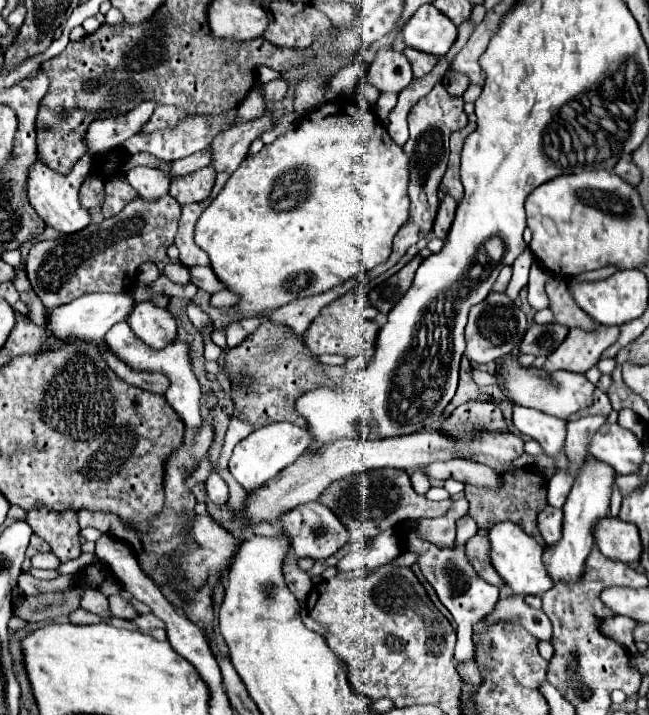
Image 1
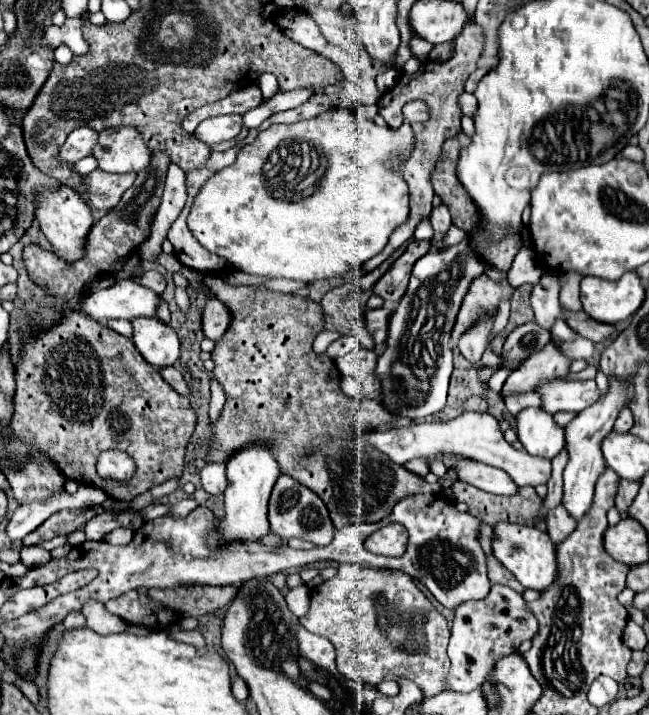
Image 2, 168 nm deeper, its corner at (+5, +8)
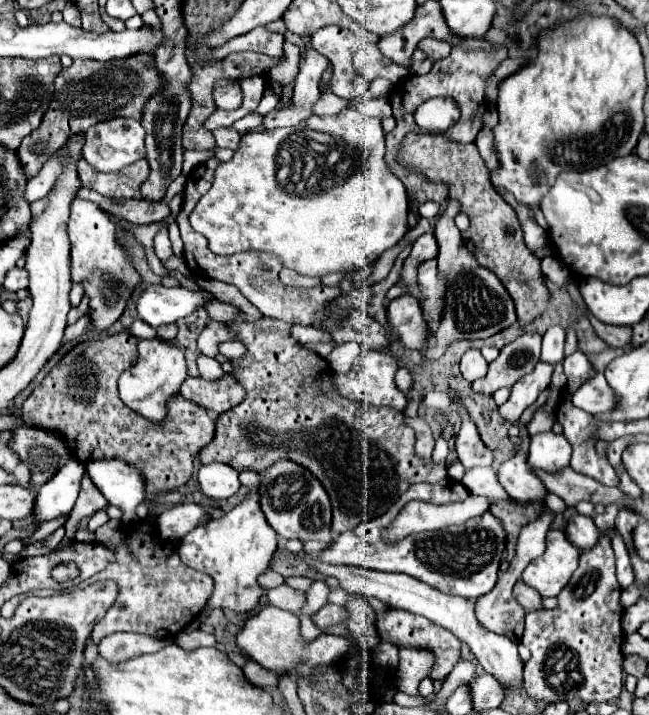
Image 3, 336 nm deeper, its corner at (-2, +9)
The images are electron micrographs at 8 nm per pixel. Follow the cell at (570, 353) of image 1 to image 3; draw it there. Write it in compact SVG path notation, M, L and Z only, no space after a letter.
M539 361L529 375L521 377L521 379L513 385L509 401L499 407L501 417L505 417L505 421L509 421L509 423L517 423L519 417L521 417L521 413L523 413L531 403L535 403L535 399L539 397L539 393L541 393L543 389L549 387L551 373L553 373L553 365L545 365L545 363Z

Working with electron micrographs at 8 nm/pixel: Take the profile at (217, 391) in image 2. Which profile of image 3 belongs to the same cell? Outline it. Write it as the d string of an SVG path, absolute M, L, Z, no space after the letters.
M199 355L199 357L197 357L197 367L199 367L199 373L201 373L203 379L215 381L215 379L223 377L221 365L219 365L215 359L209 359L209 357L205 357L205 355Z

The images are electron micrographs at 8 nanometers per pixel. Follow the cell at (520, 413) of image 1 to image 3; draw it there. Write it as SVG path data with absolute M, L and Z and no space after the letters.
M547 431L531 437L527 463L533 469L559 473L563 467L569 465L569 459L571 459L571 445L569 441L565 441L563 435L555 435L553 431Z

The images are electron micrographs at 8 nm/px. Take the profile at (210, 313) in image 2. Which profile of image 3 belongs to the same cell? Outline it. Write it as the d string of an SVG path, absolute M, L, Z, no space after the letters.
M209 319L209 325L203 329L203 333L197 339L197 347L201 349L203 355L217 357L219 345L225 343L225 341L235 341L235 339L237 339L237 335L233 331L229 331L225 325Z

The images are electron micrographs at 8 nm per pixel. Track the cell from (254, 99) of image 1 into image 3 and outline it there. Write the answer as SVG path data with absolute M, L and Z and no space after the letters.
M233 127L215 129L213 131L213 137L215 137L215 143L217 143L219 149L231 149L231 151L237 151L239 139L241 139L241 135Z

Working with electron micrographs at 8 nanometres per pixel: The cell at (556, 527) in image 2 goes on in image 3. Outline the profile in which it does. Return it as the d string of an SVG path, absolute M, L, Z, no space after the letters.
M575 515L567 521L567 533L571 541L581 549L591 549L597 545L601 533L597 531L597 525L587 515Z

